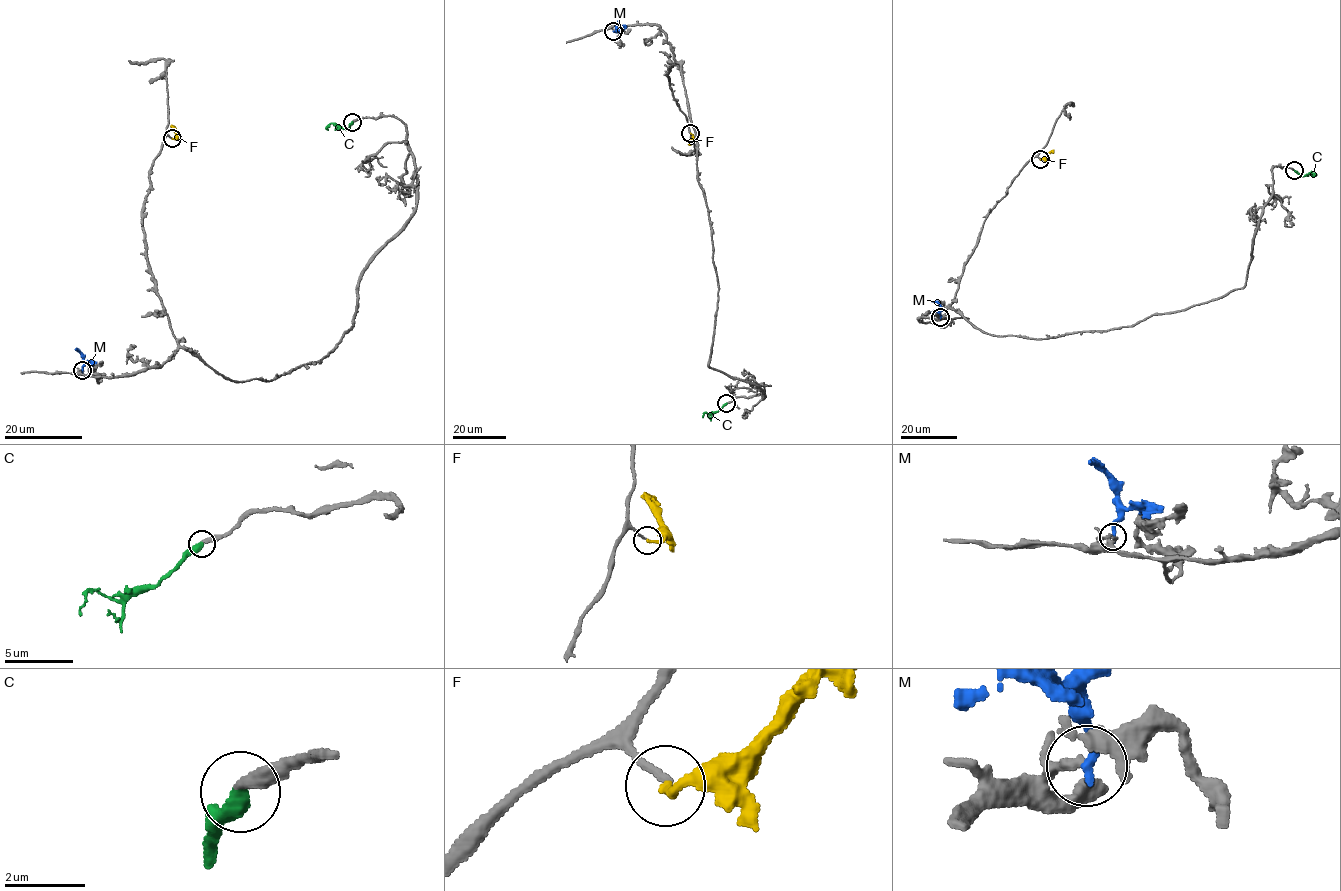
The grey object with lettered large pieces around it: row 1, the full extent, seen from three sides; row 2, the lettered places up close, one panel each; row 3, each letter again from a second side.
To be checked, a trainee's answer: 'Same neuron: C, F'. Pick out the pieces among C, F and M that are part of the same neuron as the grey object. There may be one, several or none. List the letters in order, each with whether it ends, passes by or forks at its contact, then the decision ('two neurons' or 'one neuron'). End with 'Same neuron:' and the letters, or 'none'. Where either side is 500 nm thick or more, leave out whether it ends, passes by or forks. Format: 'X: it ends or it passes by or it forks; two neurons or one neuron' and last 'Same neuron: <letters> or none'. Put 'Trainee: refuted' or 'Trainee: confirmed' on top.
Trainee: confirmed
C: it ends; one neuron
F: it ends; one neuron
M: it ends; two neurons
Same neuron: C, F

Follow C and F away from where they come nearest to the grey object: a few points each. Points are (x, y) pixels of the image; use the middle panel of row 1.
C: (726, 403), (717, 411), (706, 412), (702, 417)
F: (690, 133), (693, 137), (688, 145)

